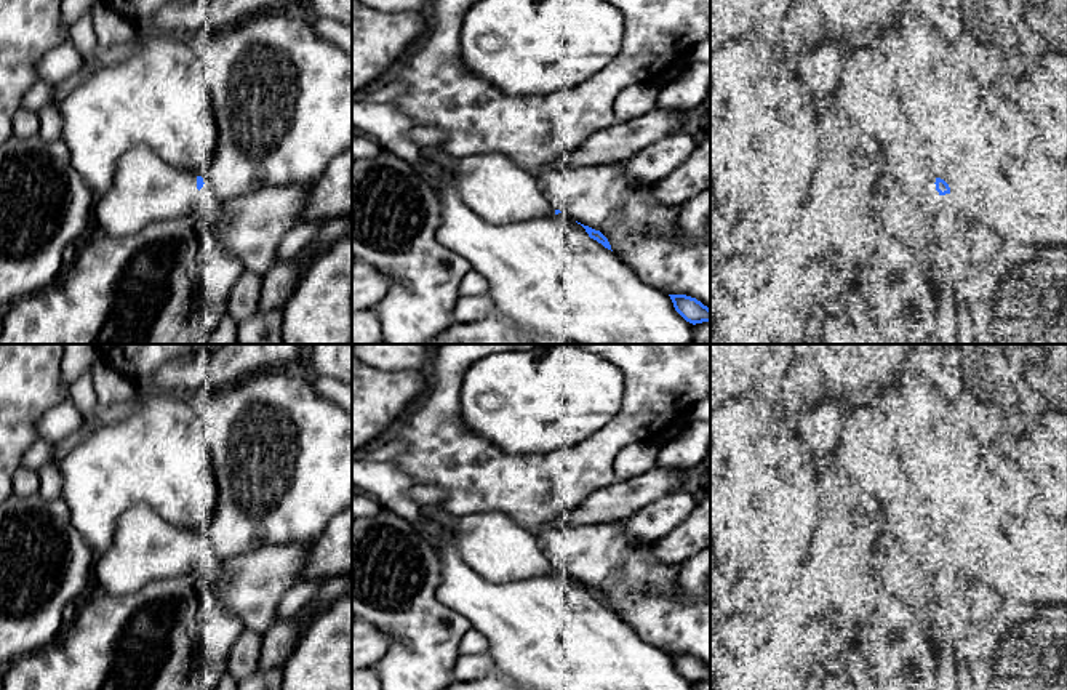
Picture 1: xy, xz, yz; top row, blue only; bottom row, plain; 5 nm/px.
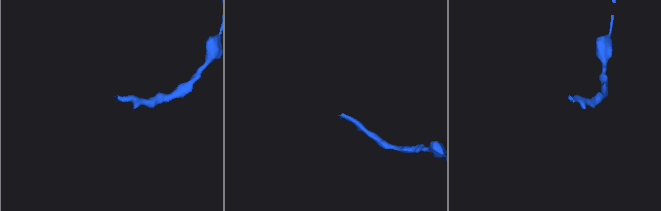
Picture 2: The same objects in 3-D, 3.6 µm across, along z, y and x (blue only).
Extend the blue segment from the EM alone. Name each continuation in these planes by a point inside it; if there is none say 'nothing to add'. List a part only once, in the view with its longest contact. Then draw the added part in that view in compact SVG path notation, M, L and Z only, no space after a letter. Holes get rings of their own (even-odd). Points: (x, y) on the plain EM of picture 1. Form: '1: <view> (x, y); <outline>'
1: xy (146, 548); M134 506L120 515L110 548L96 552L93 583L109 594L134 592L150 581L194 572L197 551L197 533Z

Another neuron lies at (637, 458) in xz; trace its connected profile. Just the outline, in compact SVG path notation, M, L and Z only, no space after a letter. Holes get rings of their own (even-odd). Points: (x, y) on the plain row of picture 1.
M645 440L629 445L614 459L616 480L629 480L641 475L656 466L659 456L659 445L654 440Z

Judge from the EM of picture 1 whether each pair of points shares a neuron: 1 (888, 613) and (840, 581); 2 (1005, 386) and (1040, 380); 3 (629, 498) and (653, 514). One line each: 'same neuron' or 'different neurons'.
1: different neurons
2: same neuron
3: different neurons

